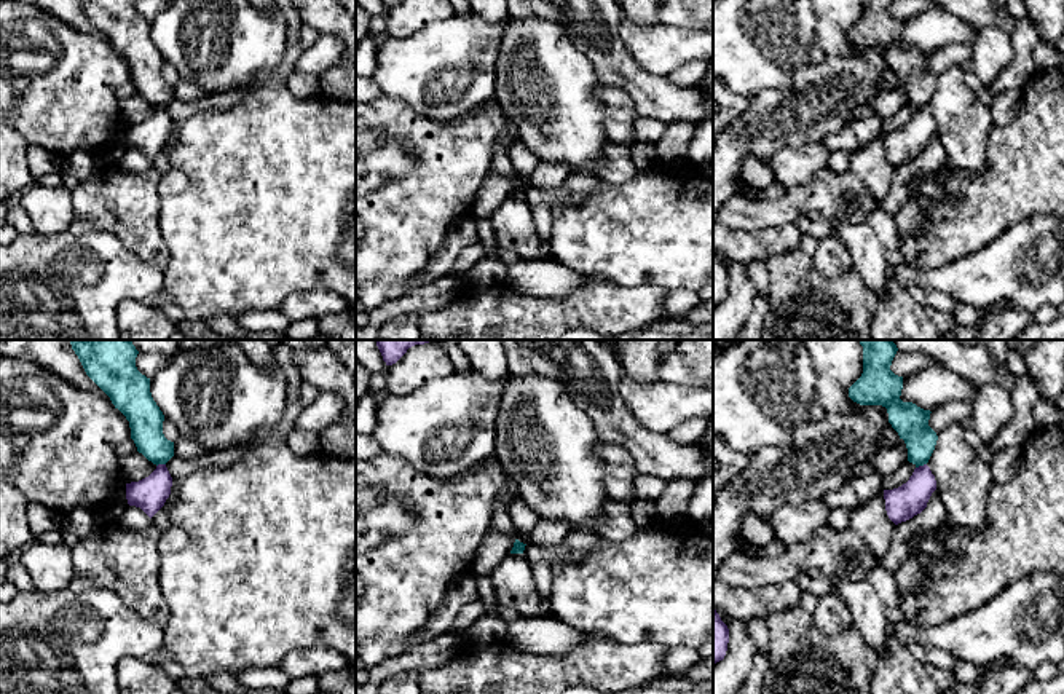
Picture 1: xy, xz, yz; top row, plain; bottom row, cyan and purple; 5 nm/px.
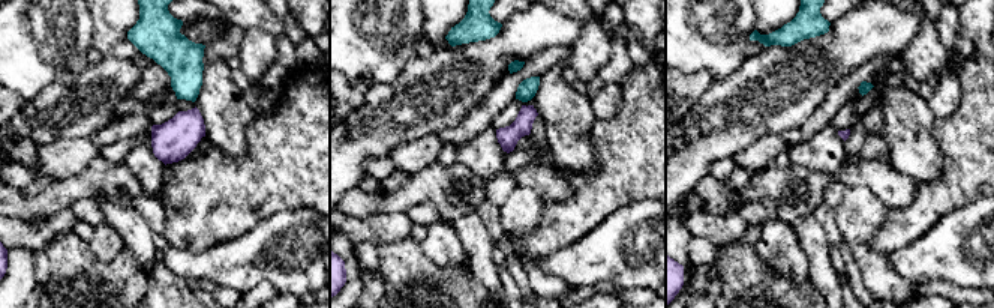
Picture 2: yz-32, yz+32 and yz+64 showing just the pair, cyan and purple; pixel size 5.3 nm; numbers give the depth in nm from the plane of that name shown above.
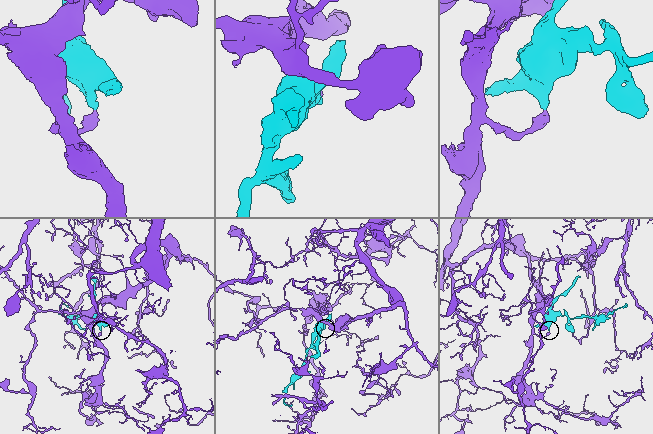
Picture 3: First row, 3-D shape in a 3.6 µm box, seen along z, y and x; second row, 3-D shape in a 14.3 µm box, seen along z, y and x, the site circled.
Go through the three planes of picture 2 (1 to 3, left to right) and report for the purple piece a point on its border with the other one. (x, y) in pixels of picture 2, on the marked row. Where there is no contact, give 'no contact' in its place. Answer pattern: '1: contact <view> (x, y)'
1: no contact
2: no contact
3: no contact

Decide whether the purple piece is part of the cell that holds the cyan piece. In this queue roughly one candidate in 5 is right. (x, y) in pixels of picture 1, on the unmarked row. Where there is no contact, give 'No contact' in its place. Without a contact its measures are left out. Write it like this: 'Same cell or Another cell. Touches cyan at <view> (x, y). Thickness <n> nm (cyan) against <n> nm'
Another cell. Touches cyan at yz (921, 107). Thickness 170 nm (cyan) against 170 nm

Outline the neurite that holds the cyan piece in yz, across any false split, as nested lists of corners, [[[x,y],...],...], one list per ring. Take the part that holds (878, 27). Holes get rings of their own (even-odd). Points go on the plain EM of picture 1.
[[[863,0],[863,16],[849,30],[849,40],[860,48],[882,48],[889,65],[904,83],[908,104],[916,110],[928,105],[938,78],[928,69],[930,53],[900,41],[903,19],[890,13],[893,0]]]

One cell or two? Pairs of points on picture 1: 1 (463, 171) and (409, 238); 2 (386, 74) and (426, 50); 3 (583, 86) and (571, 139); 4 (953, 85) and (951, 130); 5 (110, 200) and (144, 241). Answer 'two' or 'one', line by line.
1: one
2: one
3: one
4: one
5: one

